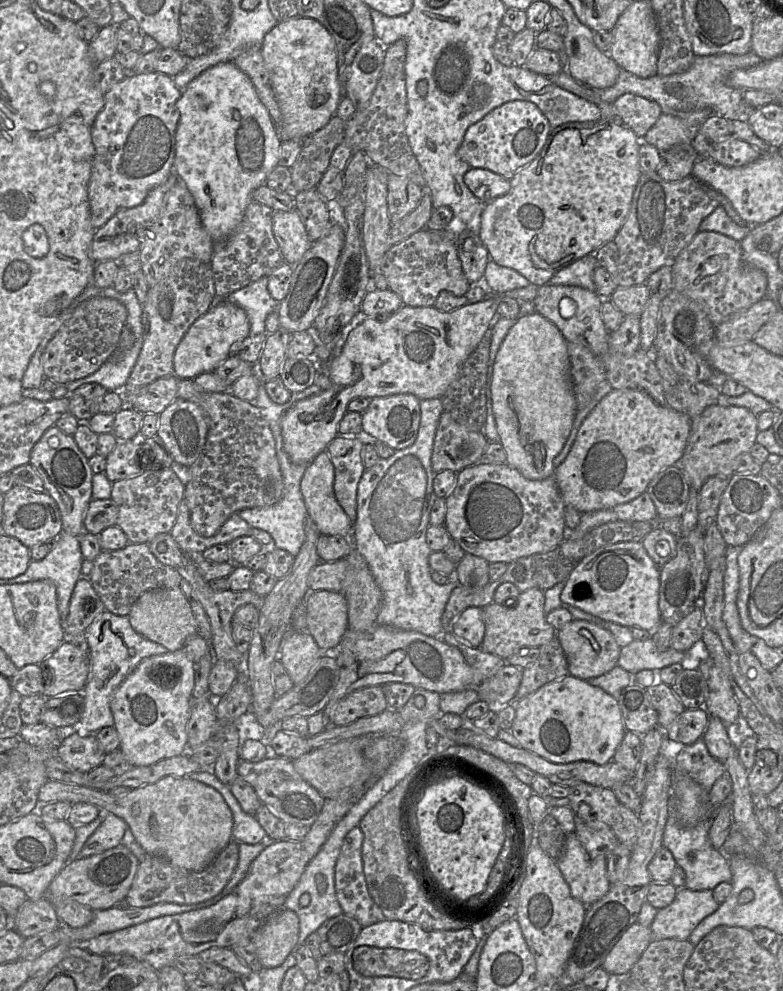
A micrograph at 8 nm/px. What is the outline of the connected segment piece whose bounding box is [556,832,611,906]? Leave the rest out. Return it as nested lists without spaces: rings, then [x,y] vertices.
[[[575,832],[566,834],[564,849],[556,863],[572,896],[586,906],[601,899],[609,890],[606,856],[590,858]]]

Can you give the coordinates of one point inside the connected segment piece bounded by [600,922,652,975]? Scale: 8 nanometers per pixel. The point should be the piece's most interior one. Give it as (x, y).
(628, 949)

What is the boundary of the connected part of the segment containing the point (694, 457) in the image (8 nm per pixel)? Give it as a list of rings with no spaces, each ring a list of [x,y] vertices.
[[[708,406],[701,415],[691,422],[691,430],[684,454],[674,465],[683,471],[690,488],[700,490],[706,480],[712,476],[732,476],[736,473],[736,459],[742,453],[749,453],[756,443],[758,431],[757,415],[749,409],[740,406]]]

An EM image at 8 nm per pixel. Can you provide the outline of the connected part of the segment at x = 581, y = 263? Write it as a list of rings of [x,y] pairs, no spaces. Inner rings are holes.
[[[586,255],[559,270],[547,284],[578,286],[596,292],[593,274],[597,266],[595,255]]]

